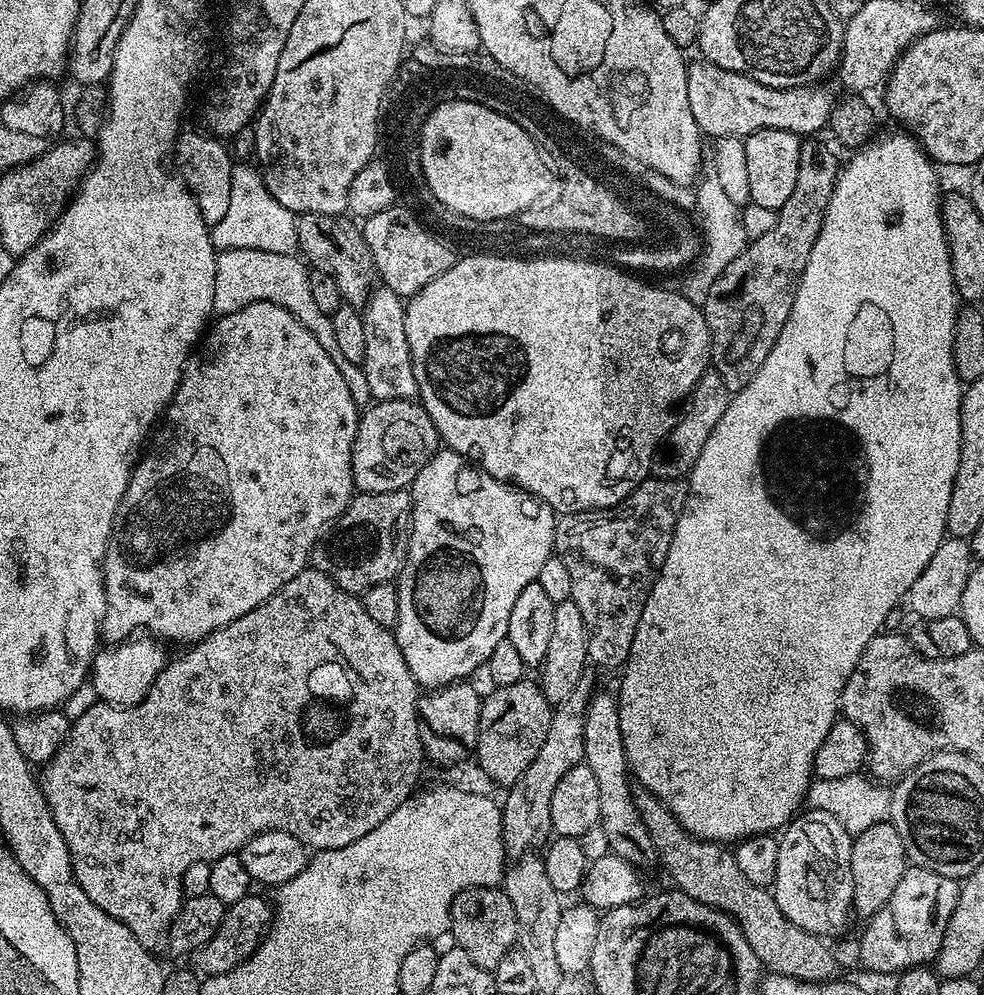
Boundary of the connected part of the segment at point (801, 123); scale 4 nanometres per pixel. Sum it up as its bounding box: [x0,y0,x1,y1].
[688,59,834,138]

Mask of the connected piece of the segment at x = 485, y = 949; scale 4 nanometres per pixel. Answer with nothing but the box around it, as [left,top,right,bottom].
[450,887,516,970]

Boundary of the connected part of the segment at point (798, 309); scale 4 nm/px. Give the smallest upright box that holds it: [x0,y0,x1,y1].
[618,130,962,842]

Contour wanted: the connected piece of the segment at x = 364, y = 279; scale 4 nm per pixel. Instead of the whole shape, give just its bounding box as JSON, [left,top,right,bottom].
[296,212,374,306]

